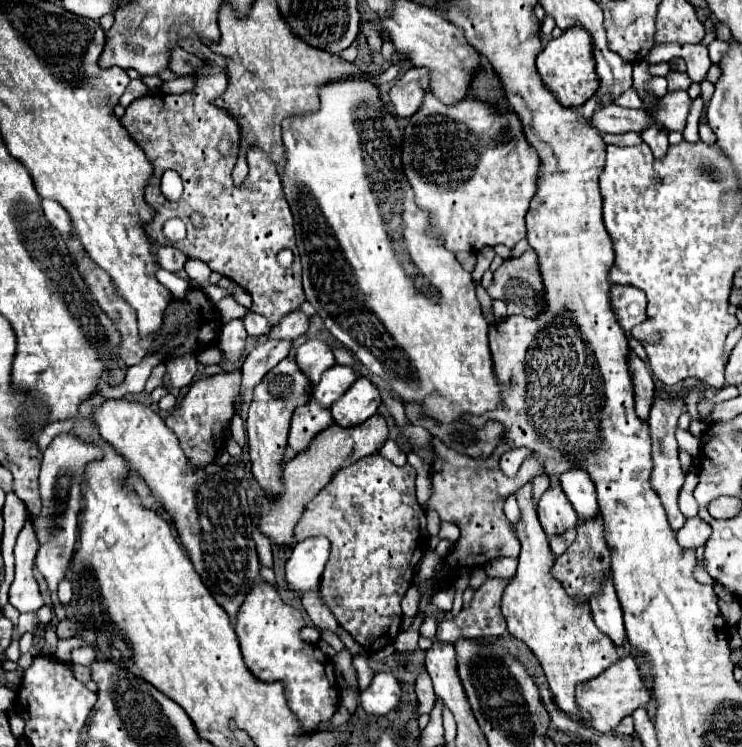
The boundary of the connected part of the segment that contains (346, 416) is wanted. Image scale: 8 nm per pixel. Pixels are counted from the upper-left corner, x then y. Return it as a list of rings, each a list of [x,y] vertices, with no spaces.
[[[360,376],[350,390],[332,404],[330,412],[334,422],[340,426],[356,426],[358,422],[366,422],[374,412],[378,412],[382,398],[378,388],[366,378]]]

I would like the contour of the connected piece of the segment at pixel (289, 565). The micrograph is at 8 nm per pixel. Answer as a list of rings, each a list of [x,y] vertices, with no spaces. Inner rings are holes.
[[[306,538],[304,542],[298,542],[286,562],[288,588],[302,594],[316,590],[328,554],[330,542],[326,538]]]

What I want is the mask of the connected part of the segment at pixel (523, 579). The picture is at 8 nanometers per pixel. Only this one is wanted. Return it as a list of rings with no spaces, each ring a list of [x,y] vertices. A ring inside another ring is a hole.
[[[532,482],[524,484],[514,496],[520,506],[520,520],[512,526],[512,530],[516,532],[522,550],[518,556],[518,570],[508,582],[502,596],[502,614],[506,618],[508,632],[514,638],[522,640],[540,660],[540,666],[548,678],[558,708],[566,714],[580,716],[586,726],[590,726],[576,706],[574,688],[578,682],[592,680],[608,666],[612,666],[618,660],[618,652],[614,642],[596,628],[588,604],[572,600],[572,596],[566,594],[564,586],[556,578],[552,578],[550,570],[556,558],[536,516],[536,504],[532,500]]]

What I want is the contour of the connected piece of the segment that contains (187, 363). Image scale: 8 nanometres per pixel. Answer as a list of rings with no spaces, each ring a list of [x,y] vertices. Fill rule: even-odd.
[[[184,354],[180,358],[170,358],[166,360],[166,368],[168,368],[168,374],[170,374],[170,380],[176,388],[182,388],[182,386],[188,386],[196,374],[196,356],[194,354]]]

